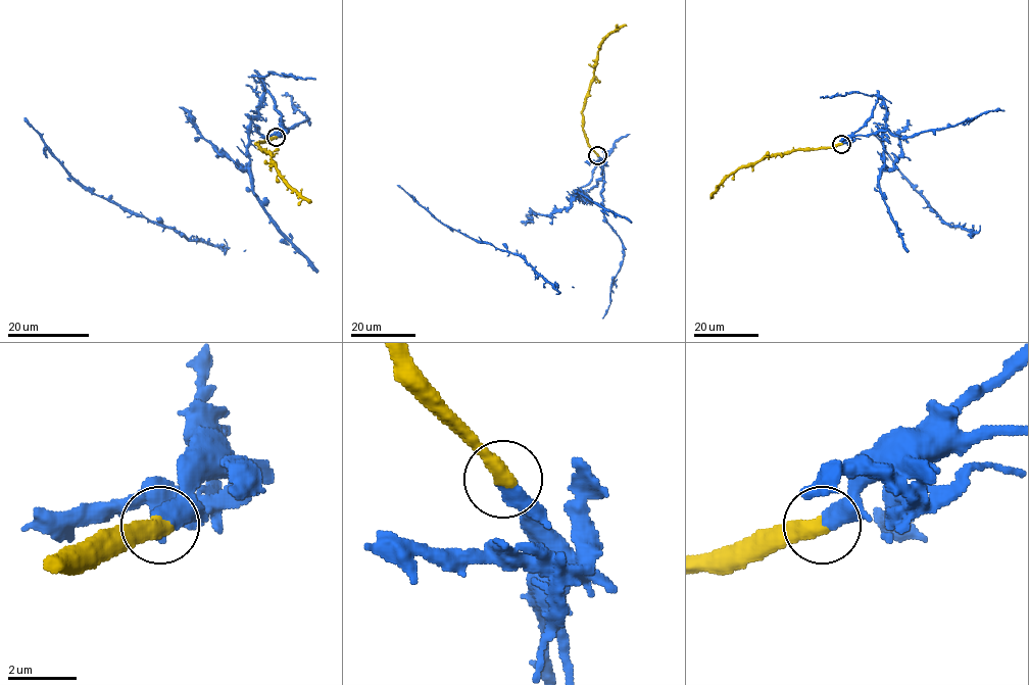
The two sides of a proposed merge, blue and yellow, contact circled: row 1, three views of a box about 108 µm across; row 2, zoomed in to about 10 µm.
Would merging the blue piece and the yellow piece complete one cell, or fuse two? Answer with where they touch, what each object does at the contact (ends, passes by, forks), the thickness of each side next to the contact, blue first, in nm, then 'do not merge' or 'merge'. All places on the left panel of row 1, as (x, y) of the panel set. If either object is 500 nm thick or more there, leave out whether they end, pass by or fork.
at (276, 137); blue ends there; yellow ends there; 480 nm thick on the blue side, 480 nm on the other; do not merge

